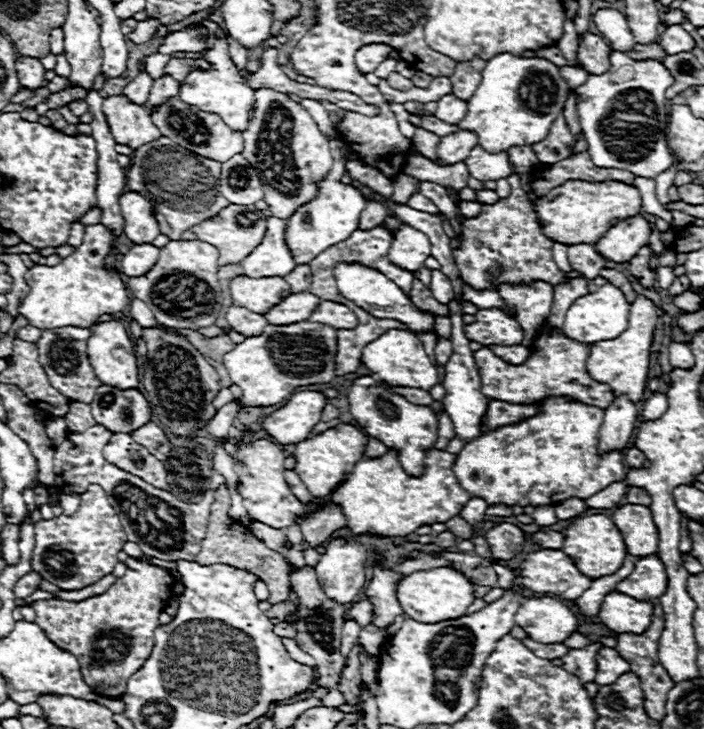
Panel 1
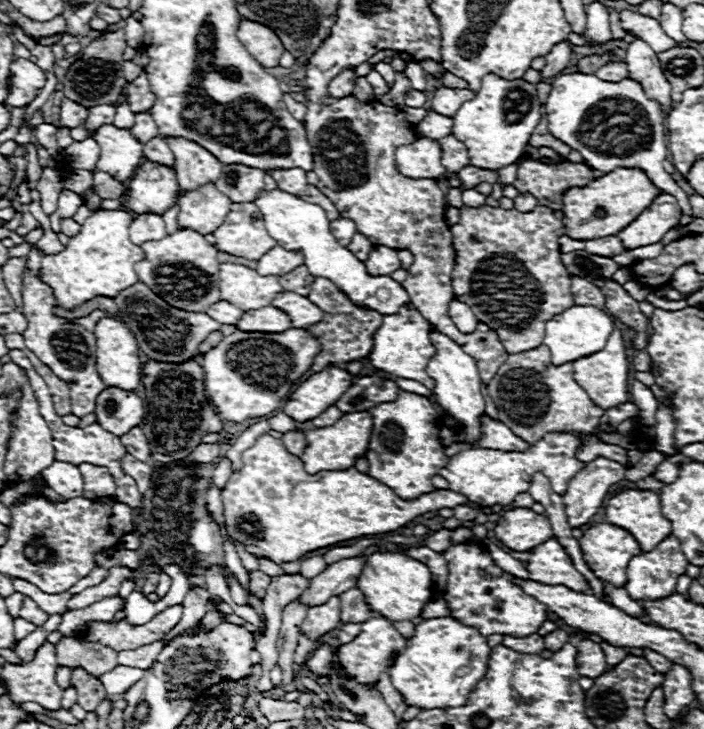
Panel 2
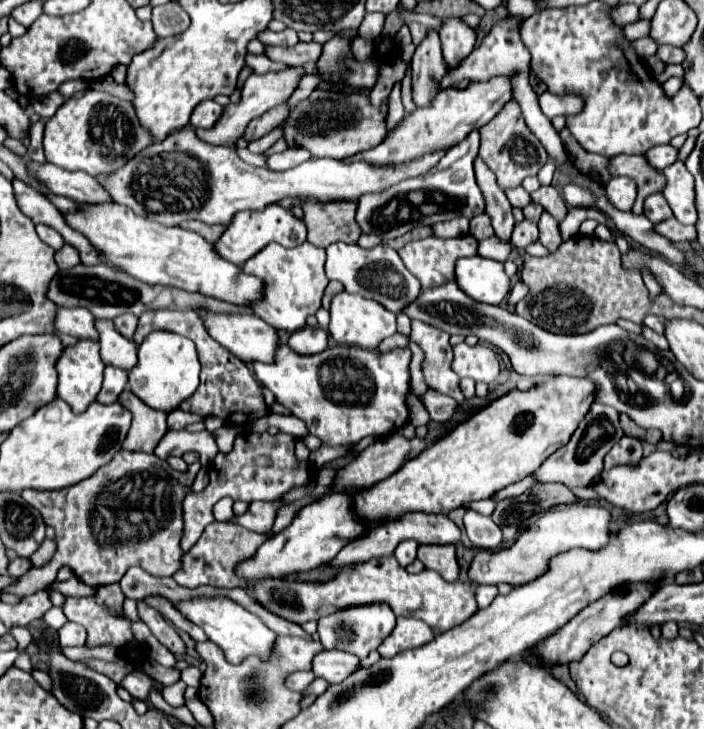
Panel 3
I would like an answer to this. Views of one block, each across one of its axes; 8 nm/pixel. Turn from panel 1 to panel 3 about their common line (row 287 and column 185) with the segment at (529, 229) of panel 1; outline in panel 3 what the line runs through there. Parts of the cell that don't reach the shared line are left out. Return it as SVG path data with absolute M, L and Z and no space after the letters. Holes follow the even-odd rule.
M120 450L110 464L76 486L50 492L26 490L22 498L40 510L44 522L54 528L58 548L46 566L32 566L30 574L2 588L2 592L24 598L44 590L62 566L70 566L88 586L120 582L130 566L140 566L152 576L172 576L182 566L184 554L180 550L182 502L200 468L201 463L196 461L186 472L178 472L156 454Z

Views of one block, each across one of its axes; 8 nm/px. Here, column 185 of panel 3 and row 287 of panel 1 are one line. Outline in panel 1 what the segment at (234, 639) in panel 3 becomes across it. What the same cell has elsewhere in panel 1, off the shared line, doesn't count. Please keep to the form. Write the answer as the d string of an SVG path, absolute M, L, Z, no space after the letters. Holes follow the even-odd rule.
M604 284L594 294L586 294L578 298L574 306L570 306L566 320L562 324L562 332L570 340L588 342L588 344L602 342L602 340L614 340L628 328L628 310L630 310L630 302L624 298L624 294L616 286Z

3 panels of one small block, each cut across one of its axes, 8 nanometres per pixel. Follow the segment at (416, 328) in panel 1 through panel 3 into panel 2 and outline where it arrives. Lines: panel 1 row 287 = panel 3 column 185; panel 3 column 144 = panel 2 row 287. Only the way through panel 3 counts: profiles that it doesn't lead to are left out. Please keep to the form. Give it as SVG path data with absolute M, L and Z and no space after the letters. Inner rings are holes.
M282 190L262 192L254 202L262 210L268 234L272 234L282 248L294 252L300 250L304 254L304 266L310 270L310 274L334 282L356 306L376 310L380 314L392 314L412 302L402 284L392 280L390 276L368 276L364 262L354 258L348 248L342 248L336 242L330 232L330 220L326 218L326 212L320 206L304 202L298 196L292 196Z

